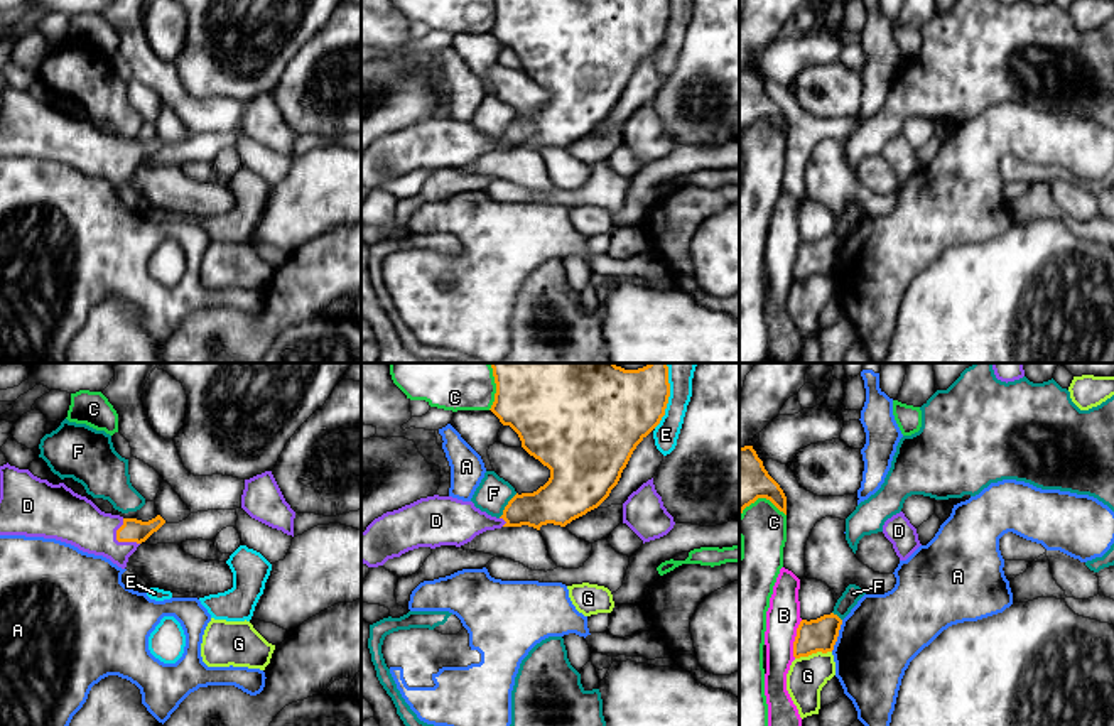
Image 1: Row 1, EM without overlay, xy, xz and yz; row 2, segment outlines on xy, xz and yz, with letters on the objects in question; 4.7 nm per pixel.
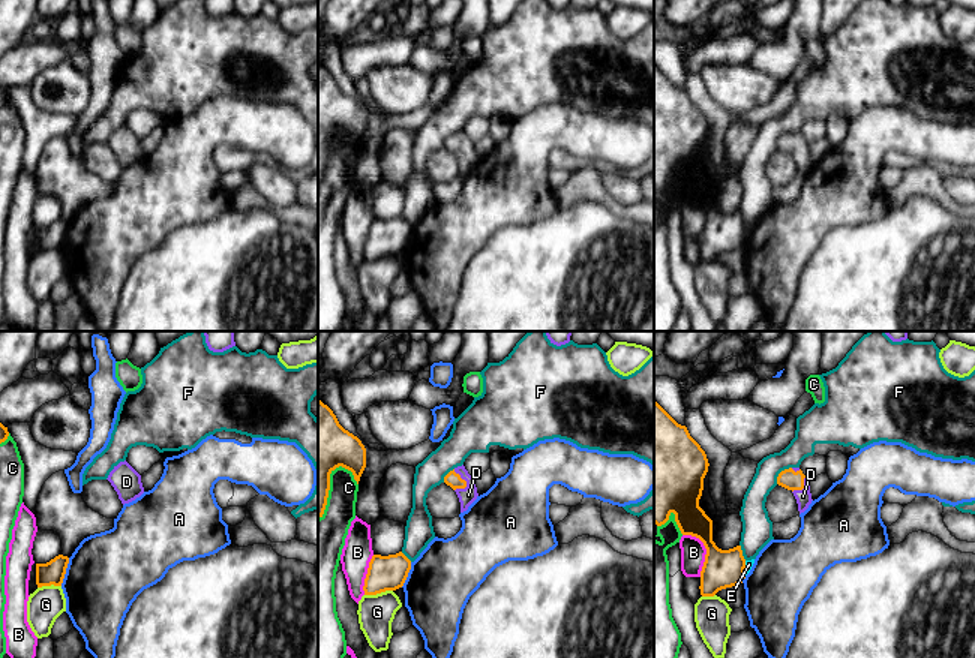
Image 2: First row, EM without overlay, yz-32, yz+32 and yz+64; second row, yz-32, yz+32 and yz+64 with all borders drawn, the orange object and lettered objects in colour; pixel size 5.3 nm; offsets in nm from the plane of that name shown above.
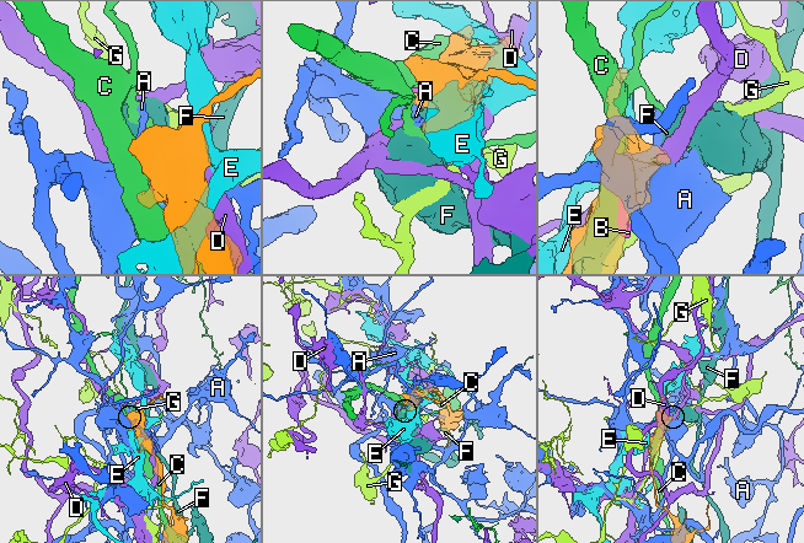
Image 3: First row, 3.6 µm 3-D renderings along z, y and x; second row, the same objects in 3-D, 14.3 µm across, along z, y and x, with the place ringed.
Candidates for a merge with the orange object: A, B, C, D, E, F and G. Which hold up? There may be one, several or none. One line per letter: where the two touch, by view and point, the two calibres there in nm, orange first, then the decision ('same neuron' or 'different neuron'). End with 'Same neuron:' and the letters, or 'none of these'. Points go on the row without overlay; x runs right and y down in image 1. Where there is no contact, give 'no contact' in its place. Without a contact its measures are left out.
A: meets orange in yz at (838, 257); 160 nm thick on the orange side, 380 nm on the other; different neuron
B: meets orange in yz at (795, 260); 160 nm thick on the orange side, 160 nm on the other; different neuron
C: meets orange in xz at (495, 16); 320 nm thick on the orange side, 160 nm on the other; different neuron
D: meets orange in xy at (118, 162); 110 nm thick on the orange side, 240 nm on the other; same neuron
E: meets orange in xz at (667, 24); 340 nm thick on the orange side, 120 nm on the other; different neuron
F: meets orange in xz at (507, 127); 220 nm thick on the orange side, 160 nm on the other; different neuron
G: meets orange in yz at (812, 274); 160 nm thick on the orange side, 180 nm on the other; different neuron
Same neuron: D

